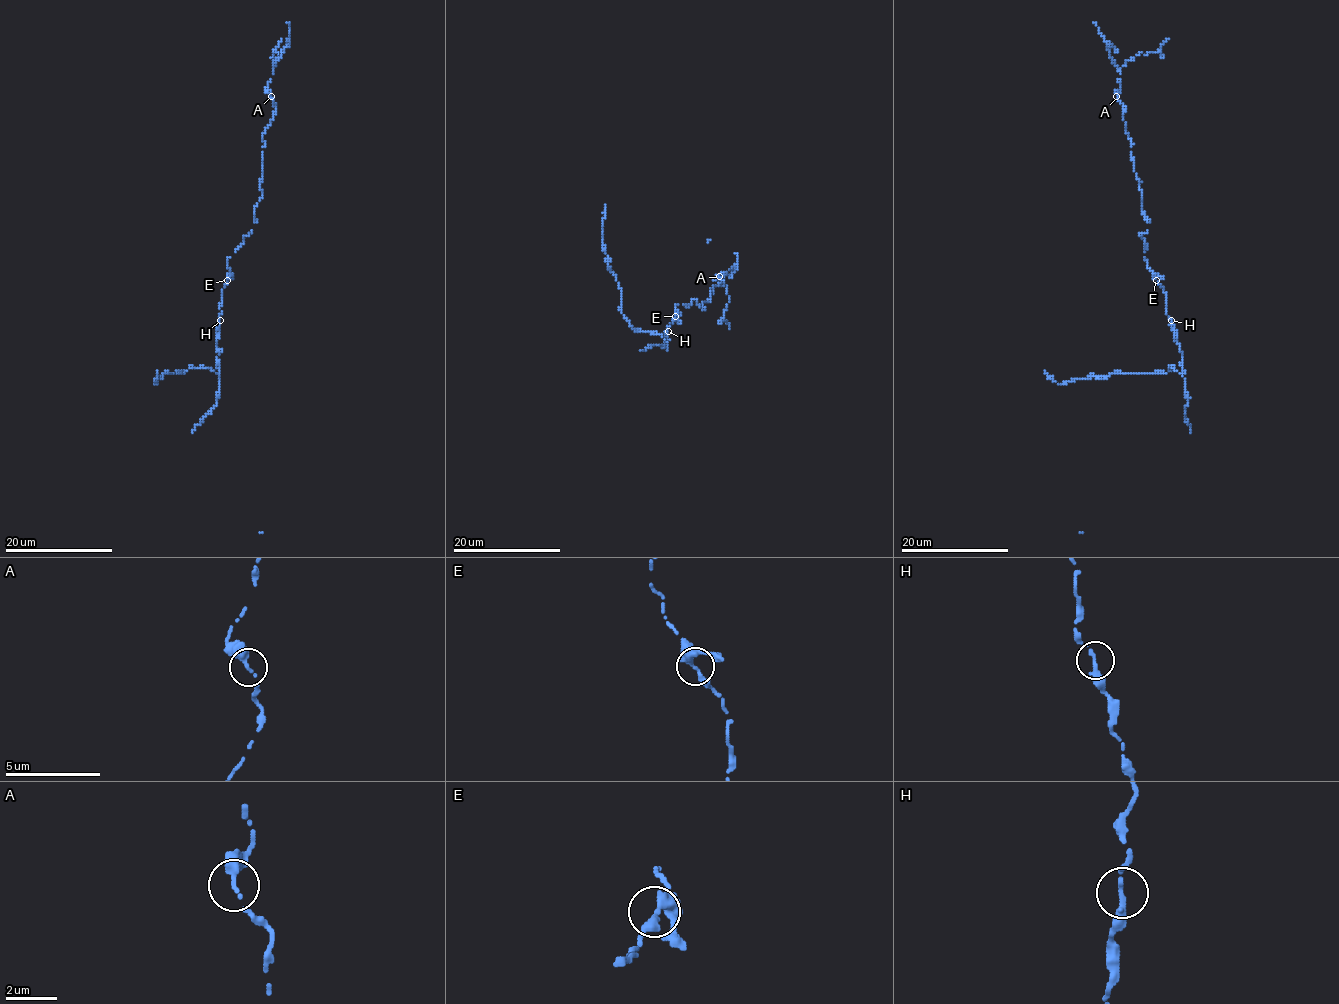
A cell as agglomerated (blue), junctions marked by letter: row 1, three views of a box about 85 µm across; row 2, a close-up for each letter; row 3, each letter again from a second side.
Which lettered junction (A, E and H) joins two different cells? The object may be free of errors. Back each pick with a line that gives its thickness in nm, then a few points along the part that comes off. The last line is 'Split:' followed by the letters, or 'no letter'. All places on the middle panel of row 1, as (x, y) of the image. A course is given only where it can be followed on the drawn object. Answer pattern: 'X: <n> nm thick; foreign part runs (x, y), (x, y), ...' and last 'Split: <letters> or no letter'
Split: no letter

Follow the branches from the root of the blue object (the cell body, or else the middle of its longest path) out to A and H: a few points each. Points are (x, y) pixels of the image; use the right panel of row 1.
A: (1156, 280), (1144, 258), (1145, 243), (1140, 235), (1147, 231), (1148, 219), (1130, 155), (1125, 107), (1117, 96)
H: (1156, 280), (1164, 289), (1165, 313), (1171, 320)

